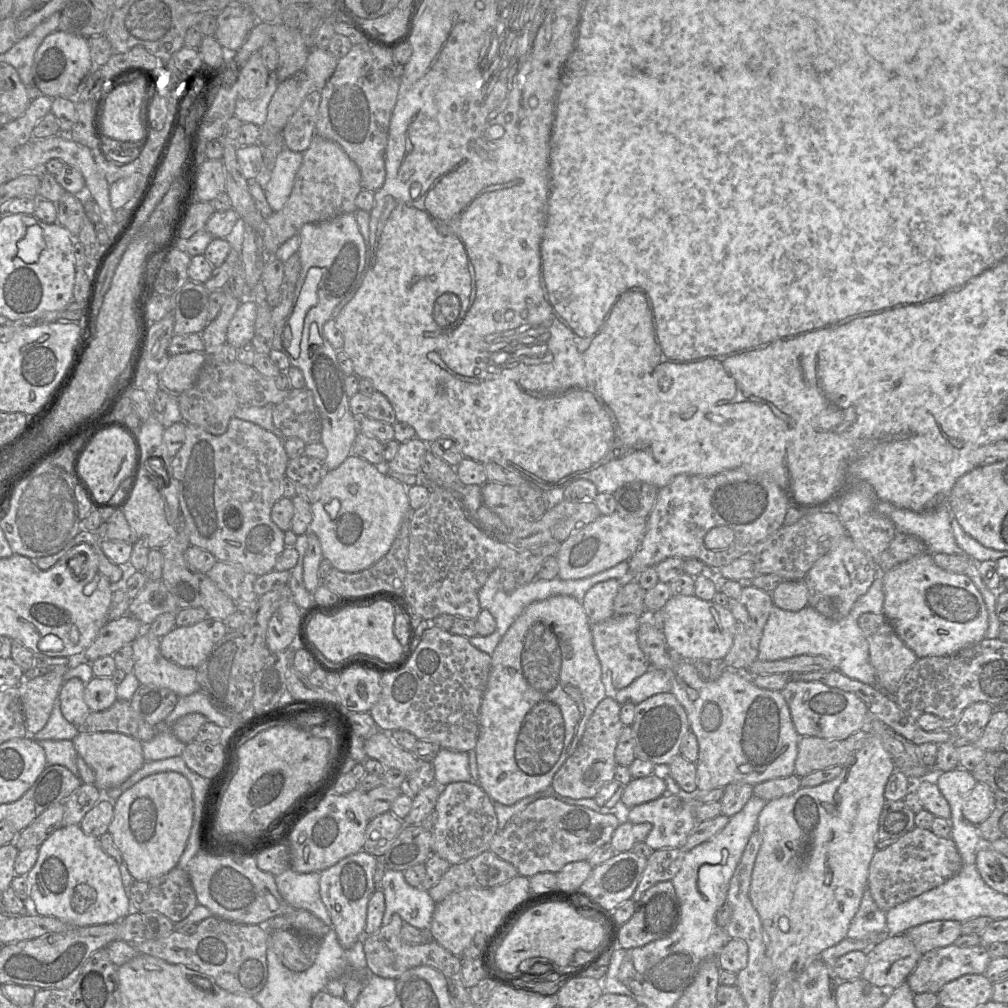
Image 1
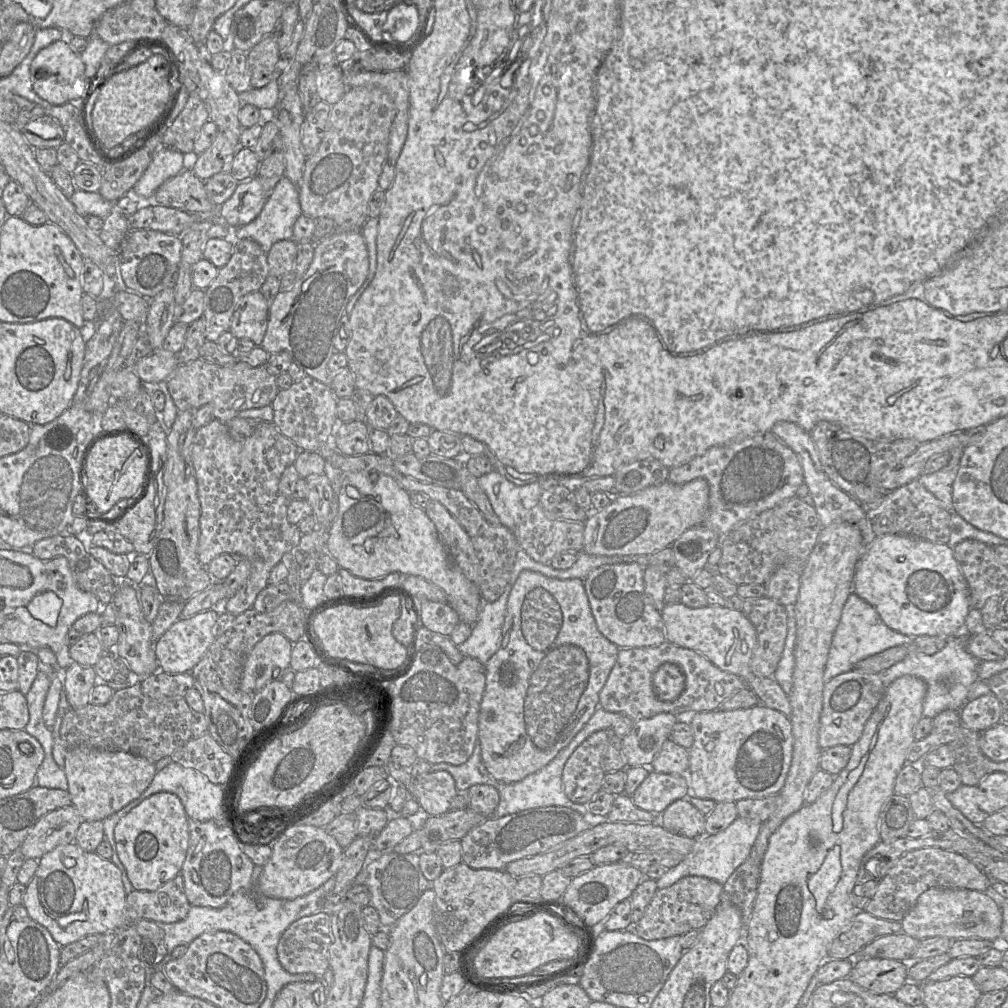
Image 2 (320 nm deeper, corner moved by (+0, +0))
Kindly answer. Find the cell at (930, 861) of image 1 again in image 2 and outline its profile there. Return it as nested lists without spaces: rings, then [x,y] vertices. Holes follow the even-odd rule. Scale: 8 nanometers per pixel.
[[[921,848],[904,854],[896,864],[889,869],[879,883],[873,898],[865,906],[865,911],[881,919],[900,921],[915,905],[918,897],[929,888],[966,888],[986,892],[992,880],[980,871],[966,856],[941,848]]]

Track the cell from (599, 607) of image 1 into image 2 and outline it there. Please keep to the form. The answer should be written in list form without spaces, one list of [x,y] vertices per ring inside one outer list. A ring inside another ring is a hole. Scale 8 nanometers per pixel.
[[[637,563],[602,565],[583,580],[598,630],[619,649],[658,646],[667,641],[661,612],[645,592],[643,574],[644,568]]]

